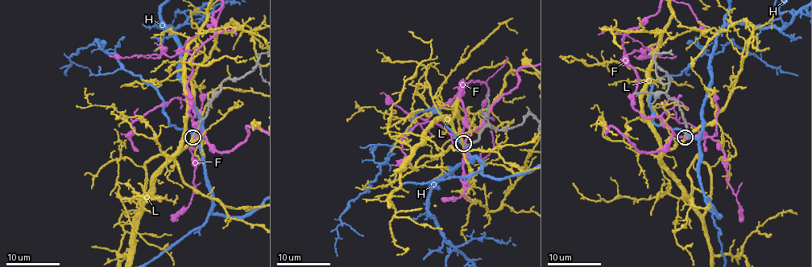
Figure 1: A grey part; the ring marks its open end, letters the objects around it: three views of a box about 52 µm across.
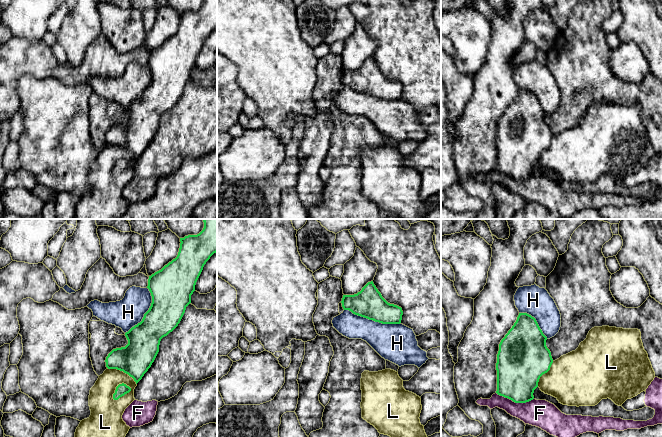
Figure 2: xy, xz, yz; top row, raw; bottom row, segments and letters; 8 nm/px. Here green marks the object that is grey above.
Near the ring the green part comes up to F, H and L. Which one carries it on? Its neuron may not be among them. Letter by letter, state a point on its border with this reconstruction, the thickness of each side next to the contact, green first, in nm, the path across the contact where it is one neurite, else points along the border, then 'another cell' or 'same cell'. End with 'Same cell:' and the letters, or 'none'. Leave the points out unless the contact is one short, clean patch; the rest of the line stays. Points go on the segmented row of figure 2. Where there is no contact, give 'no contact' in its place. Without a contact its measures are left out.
F: yz (515, 402) | 360/220 nm | along yz (496, 392), (515, 402), (528, 402), (533, 399) | another cell
H: xz (372, 319) | 240/300 nm | another cell
L: xy (123, 395) | 90/260 nm | another cell
Same cell: none

